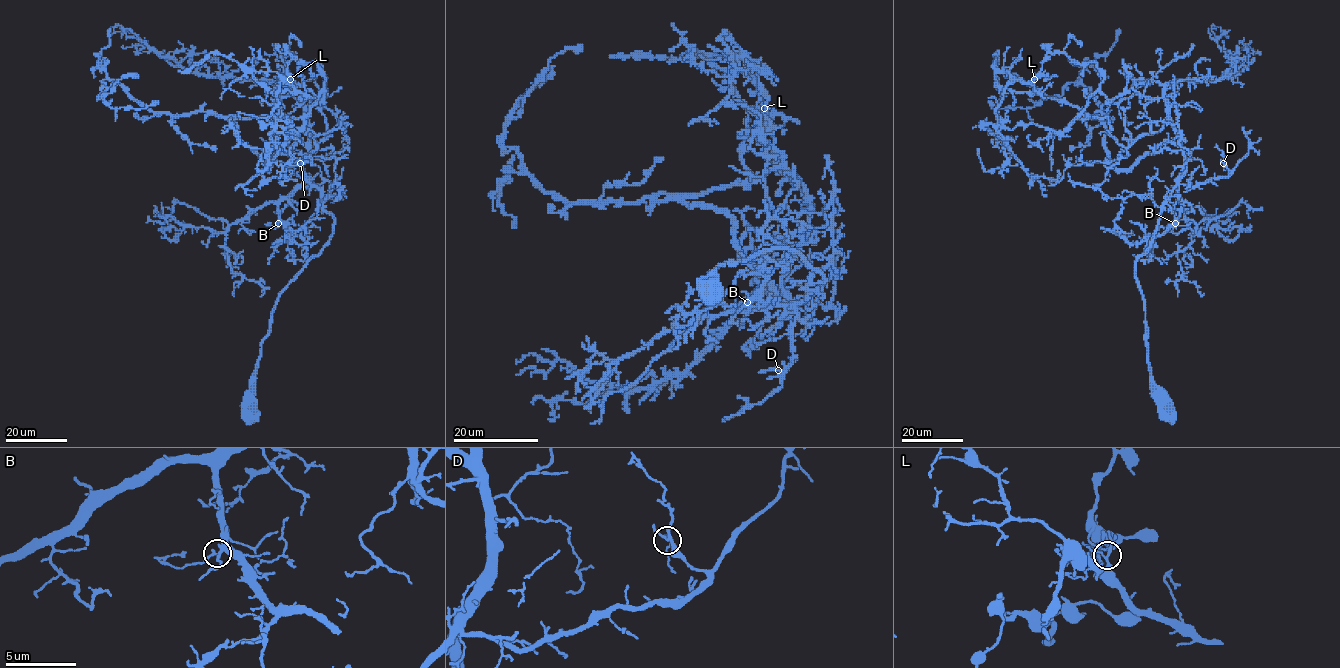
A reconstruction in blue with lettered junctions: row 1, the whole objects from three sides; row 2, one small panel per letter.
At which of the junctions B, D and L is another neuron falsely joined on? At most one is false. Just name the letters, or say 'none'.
L

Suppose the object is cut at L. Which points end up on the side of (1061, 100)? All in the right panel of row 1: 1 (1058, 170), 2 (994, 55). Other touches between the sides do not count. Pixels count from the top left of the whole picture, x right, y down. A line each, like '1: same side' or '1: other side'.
1: other side
2: same side

